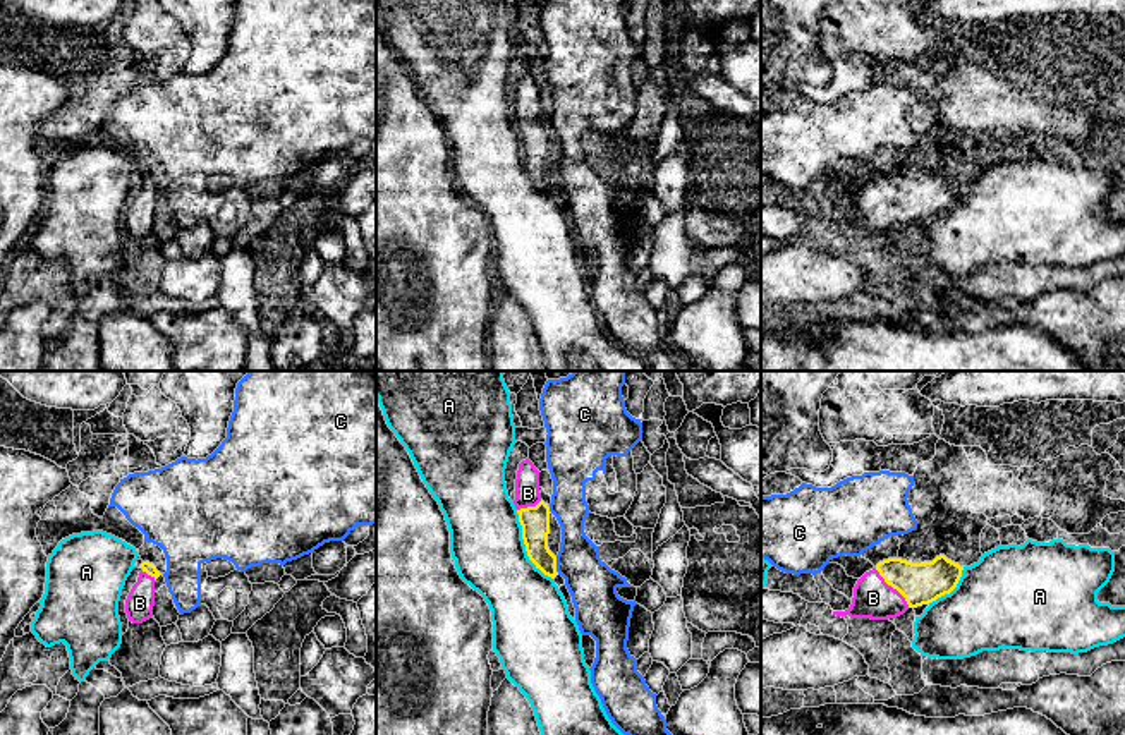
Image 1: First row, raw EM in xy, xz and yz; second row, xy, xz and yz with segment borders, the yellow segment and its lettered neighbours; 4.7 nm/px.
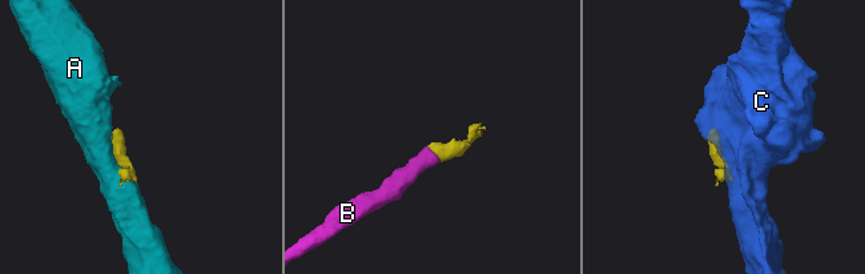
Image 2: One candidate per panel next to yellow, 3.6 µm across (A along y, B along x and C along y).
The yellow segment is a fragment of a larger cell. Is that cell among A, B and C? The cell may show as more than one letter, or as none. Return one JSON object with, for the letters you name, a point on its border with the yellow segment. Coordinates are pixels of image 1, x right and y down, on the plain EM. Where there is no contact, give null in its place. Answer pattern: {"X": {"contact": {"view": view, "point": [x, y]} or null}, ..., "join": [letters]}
{"B": {"contact": {"view": "yz", "point": [893, 203]}}, "join": ["B"]}

